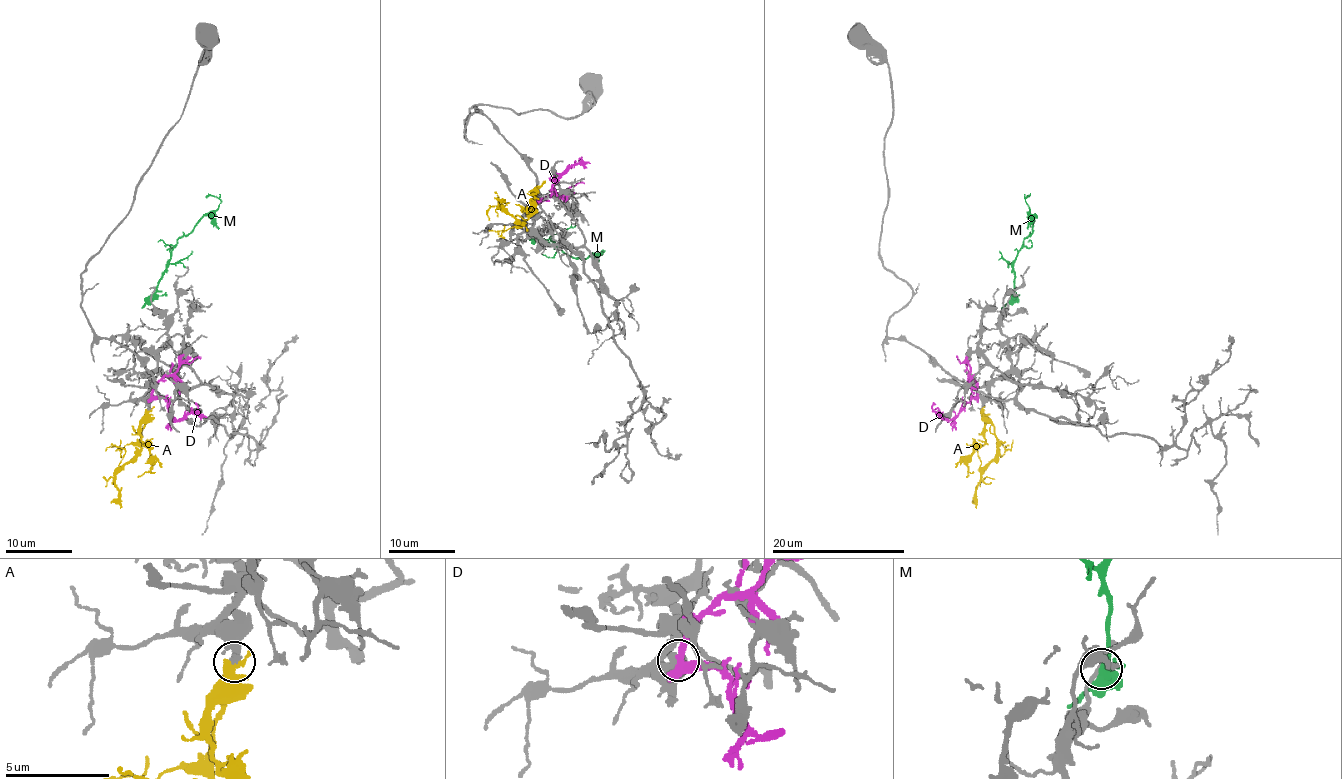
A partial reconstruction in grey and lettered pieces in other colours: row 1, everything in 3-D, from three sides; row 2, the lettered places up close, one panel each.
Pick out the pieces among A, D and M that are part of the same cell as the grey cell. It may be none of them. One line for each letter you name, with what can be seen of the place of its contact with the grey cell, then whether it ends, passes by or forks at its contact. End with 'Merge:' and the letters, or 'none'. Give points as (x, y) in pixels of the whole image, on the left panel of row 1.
A: contact (148, 410); it ends
Merge: A

